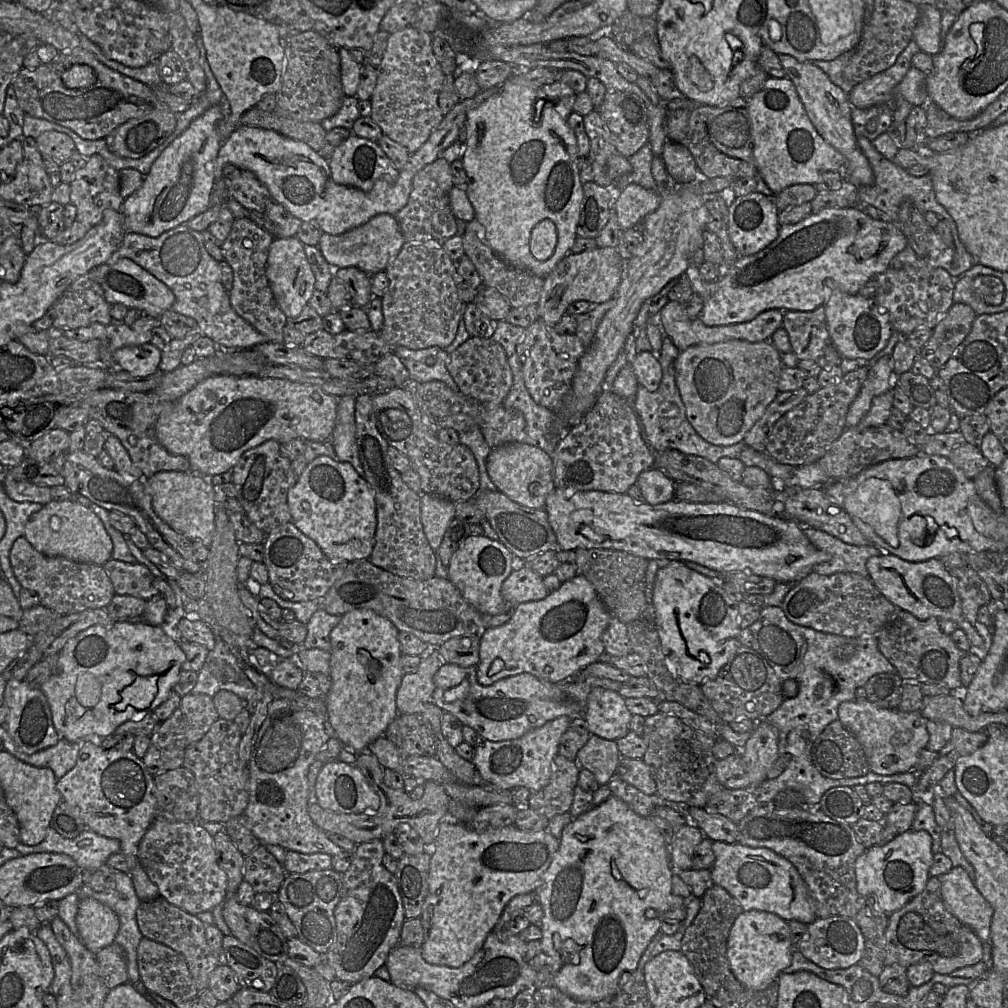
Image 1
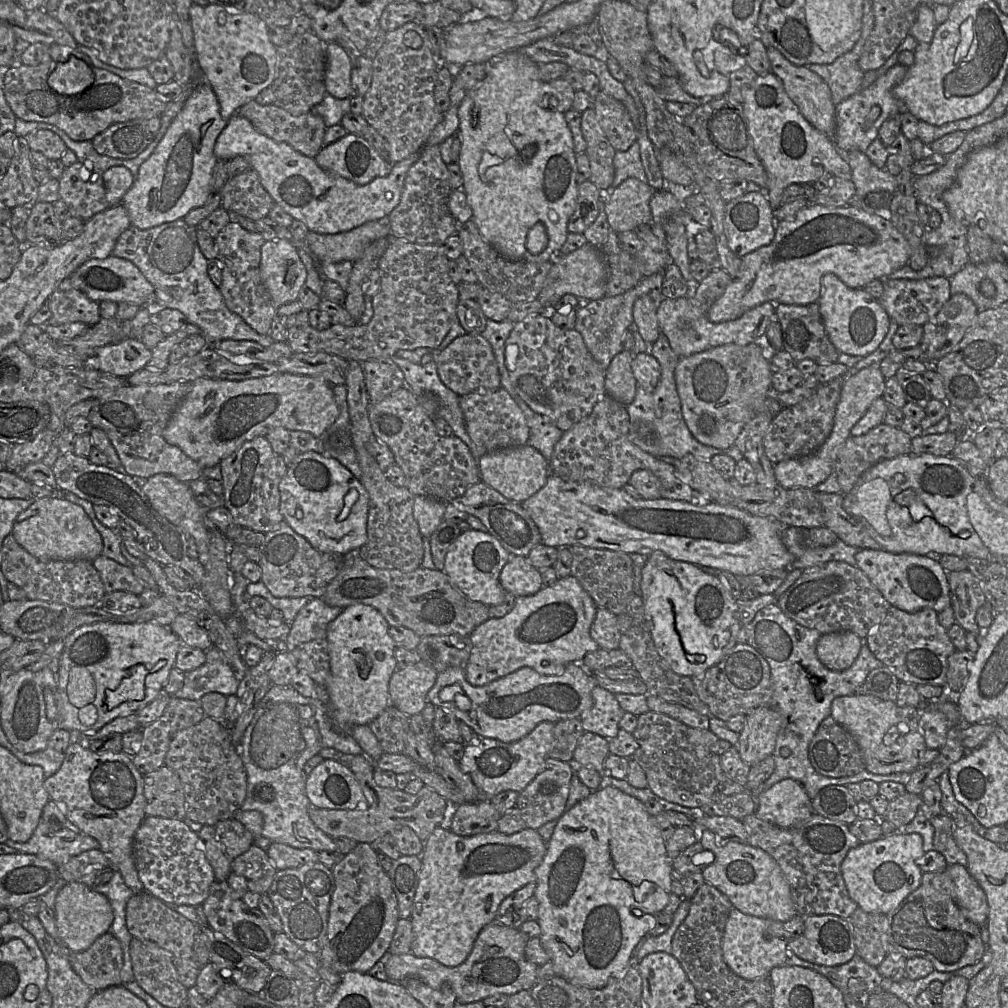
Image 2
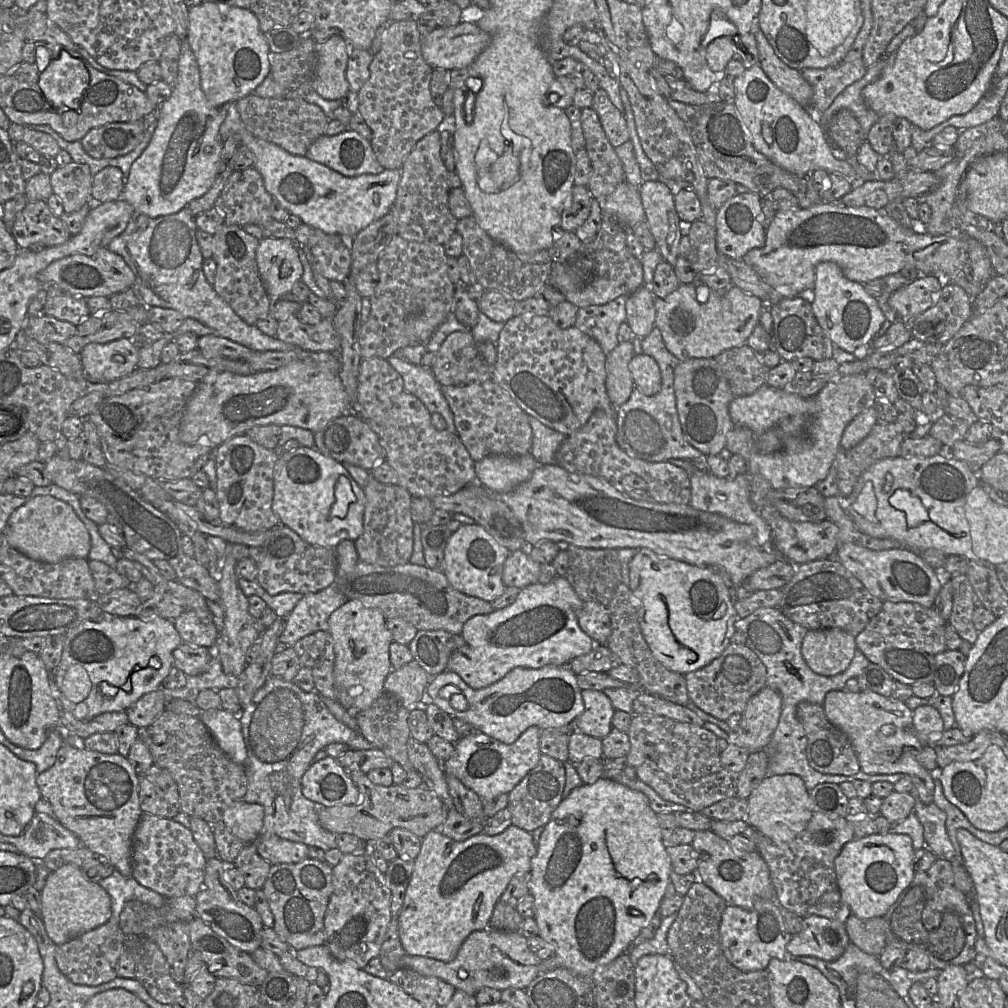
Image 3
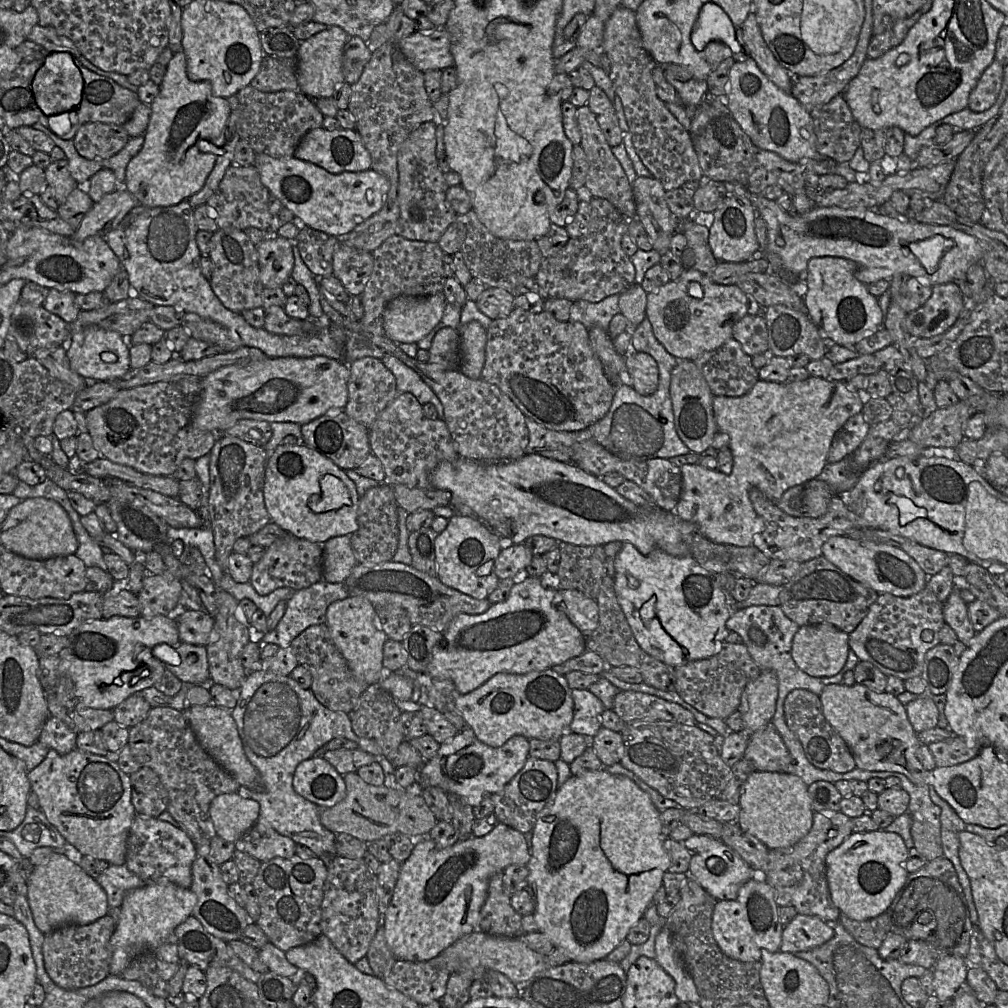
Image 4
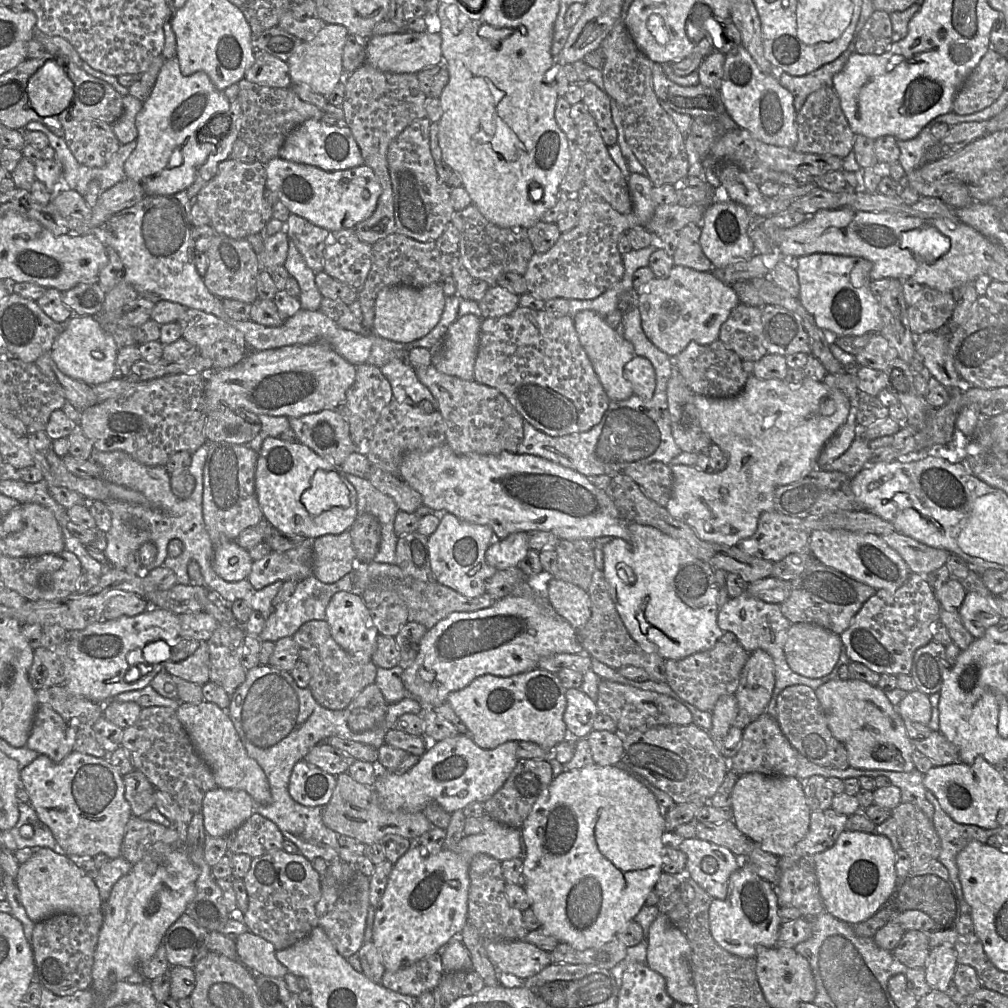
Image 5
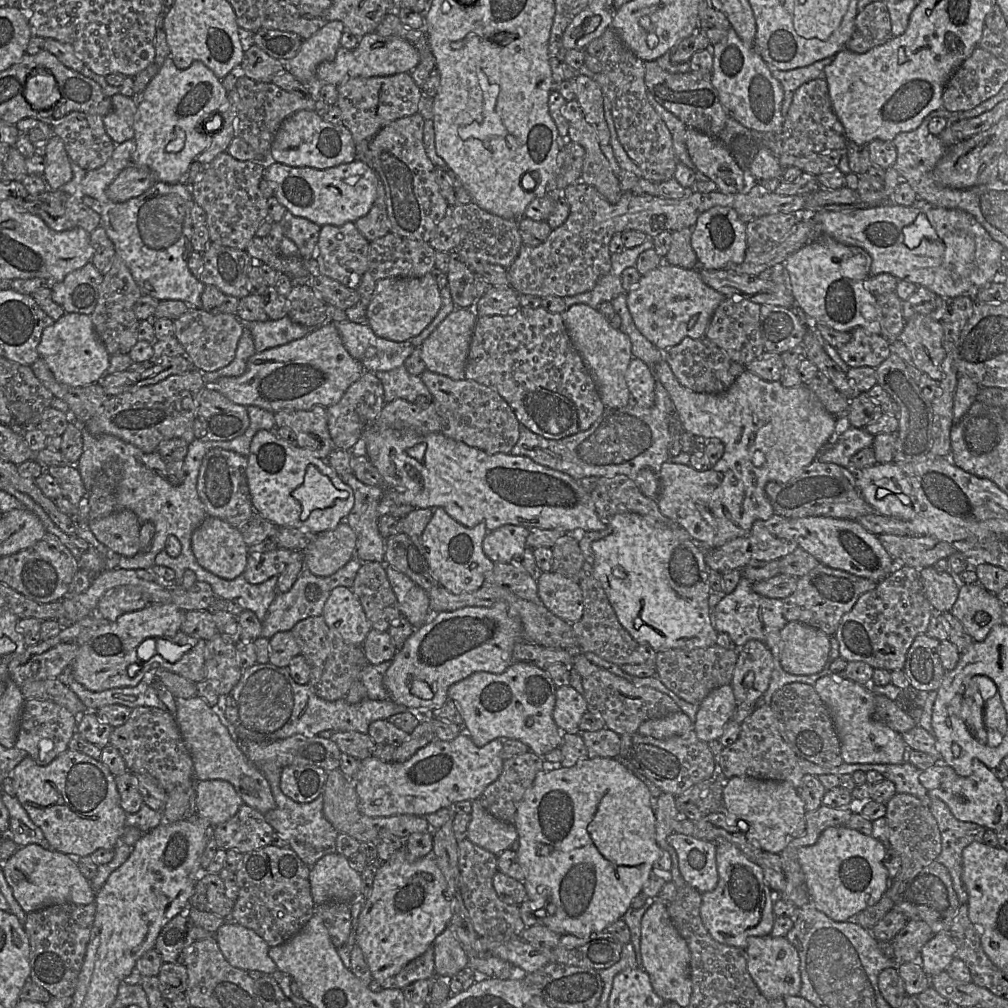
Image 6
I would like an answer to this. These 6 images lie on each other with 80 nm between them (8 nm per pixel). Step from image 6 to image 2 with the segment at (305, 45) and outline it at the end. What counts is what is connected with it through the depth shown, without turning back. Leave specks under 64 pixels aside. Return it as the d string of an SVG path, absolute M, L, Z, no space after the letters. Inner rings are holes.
M336 42L326 44L326 91L338 99L352 97L352 56Z

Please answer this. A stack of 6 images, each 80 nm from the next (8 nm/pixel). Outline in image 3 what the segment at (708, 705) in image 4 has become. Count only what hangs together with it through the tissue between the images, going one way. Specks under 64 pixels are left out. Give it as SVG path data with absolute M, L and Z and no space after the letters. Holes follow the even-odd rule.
M730 643L711 663L684 675L690 701L705 713L726 721L731 715L743 713L749 700L767 686L767 670L759 657L747 645Z

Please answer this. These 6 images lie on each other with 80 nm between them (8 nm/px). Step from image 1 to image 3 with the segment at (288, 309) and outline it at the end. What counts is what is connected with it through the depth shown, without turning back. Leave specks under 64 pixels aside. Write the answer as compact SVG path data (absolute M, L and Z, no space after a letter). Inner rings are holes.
M286 238L261 239L256 252L256 261L259 275L269 297L290 293L293 285L300 281L303 275L303 265L298 250L293 242Z

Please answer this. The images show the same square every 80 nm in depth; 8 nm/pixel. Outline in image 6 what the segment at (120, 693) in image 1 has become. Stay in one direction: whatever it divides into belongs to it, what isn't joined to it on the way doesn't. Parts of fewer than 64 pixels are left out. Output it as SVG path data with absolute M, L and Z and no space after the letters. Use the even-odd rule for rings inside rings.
M150 603L141 610L120 616L114 622L102 620L98 627L80 635L78 653L71 664L72 678L94 692L136 686L146 674L162 668L160 663L164 662L158 654L148 661L141 661L137 655L138 646L147 638L175 636L181 631L184 613L175 605Z

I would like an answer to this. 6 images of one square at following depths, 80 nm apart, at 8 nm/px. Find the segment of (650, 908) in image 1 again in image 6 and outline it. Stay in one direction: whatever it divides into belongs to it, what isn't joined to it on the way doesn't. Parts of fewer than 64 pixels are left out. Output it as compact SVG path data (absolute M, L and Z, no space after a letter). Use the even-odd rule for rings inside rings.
M586 758L578 761L572 767L545 770L536 776L518 806L514 826L518 833L516 853L524 870L523 884L531 903L531 909L539 918L539 924L560 935L571 934L577 937L588 937L593 933L603 932L607 926L622 919L630 909L632 900L641 893L655 862L662 855L663 850L656 841L653 801L654 799L645 784L614 758Z

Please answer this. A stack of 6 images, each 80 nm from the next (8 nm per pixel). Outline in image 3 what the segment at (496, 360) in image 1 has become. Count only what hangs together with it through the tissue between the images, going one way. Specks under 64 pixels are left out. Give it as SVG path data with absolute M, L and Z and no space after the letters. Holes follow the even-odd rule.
M456 331L449 334L435 353L431 368L442 386L461 386L492 381L493 366L488 365L480 355L471 331Z

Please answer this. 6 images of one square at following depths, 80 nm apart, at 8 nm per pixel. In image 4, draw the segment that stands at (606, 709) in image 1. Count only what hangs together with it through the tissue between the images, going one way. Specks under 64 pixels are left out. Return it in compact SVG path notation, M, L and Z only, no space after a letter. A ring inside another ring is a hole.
M572 689L574 715L569 731L592 738L602 728L601 715L606 710L602 701L587 689Z

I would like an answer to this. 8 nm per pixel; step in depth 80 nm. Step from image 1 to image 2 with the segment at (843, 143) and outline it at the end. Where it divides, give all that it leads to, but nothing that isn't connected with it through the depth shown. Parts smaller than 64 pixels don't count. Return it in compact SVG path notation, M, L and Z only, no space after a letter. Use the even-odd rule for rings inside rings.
M772 46L767 47L767 56L771 63L771 73L781 80L787 95L798 107L800 113L818 131L832 138L836 129L835 104L826 82L808 67L792 64Z

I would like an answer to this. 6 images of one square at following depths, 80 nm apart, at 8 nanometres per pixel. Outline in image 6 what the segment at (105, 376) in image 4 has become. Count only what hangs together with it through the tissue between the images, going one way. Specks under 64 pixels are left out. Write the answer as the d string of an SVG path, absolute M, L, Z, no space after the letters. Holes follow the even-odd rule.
M66 312L44 329L37 351L39 358L46 362L55 378L73 387L100 382L109 367L110 355L98 338L90 315Z

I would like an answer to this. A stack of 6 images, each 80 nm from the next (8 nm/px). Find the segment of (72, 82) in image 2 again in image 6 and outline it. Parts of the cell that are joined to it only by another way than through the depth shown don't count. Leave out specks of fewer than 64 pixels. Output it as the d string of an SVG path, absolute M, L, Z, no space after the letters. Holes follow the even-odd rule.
M39 69L31 74L26 82L25 98L46 123L66 115L66 111L53 111L60 100L60 92L55 77L49 71Z

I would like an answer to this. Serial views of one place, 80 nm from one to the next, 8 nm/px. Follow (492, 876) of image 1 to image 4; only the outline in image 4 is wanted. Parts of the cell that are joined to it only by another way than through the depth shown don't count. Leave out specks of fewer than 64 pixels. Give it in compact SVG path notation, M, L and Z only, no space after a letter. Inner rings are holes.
M500 822L484 836L470 835L447 848L438 848L428 836L416 839L416 842L411 855L402 863L382 924L386 943L395 958L411 962L429 961L461 937L480 931L479 915L487 897L490 878L509 865L527 866L531 857L524 833Z

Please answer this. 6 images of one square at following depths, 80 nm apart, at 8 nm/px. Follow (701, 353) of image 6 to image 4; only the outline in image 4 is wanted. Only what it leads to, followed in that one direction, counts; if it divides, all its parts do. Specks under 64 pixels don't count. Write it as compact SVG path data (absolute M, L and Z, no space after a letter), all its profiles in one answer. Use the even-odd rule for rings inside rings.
M733 338L714 350L704 352L694 363L714 396L743 396L760 379L752 357Z

